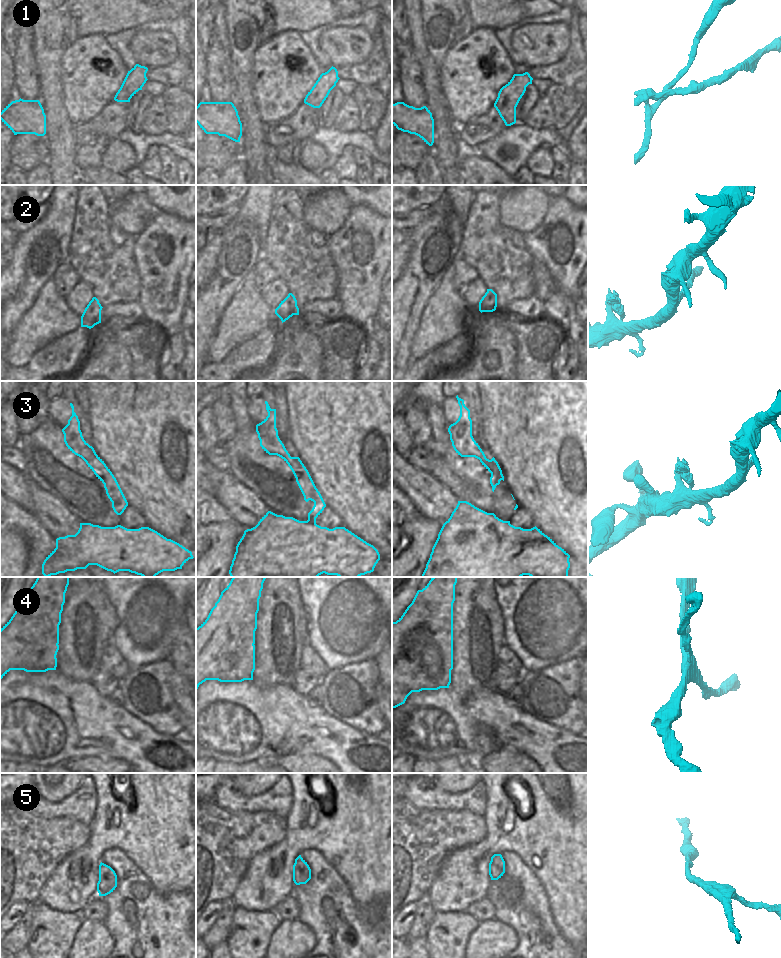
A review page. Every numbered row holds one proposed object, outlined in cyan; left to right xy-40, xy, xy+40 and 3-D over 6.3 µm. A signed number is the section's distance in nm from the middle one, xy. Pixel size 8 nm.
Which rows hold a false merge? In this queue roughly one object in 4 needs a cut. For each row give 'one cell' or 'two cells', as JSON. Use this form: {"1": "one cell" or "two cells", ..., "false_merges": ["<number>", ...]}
{"1": "two cells", "2": "two cells", "3": "one cell", "4": "two cells", "5": "one cell", "false_merges": ["1", "2", "4"]}

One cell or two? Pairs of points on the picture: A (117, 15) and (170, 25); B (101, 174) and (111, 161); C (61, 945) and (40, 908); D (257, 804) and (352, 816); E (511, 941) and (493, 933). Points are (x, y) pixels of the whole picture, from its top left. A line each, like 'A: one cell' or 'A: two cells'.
A: two cells
B: two cells
C: one cell
D: two cells
E: one cell

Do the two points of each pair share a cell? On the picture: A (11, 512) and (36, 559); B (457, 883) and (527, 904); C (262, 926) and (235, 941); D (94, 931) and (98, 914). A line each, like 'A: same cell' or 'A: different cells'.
A: same cell
B: different cells
C: same cell
D: different cells

